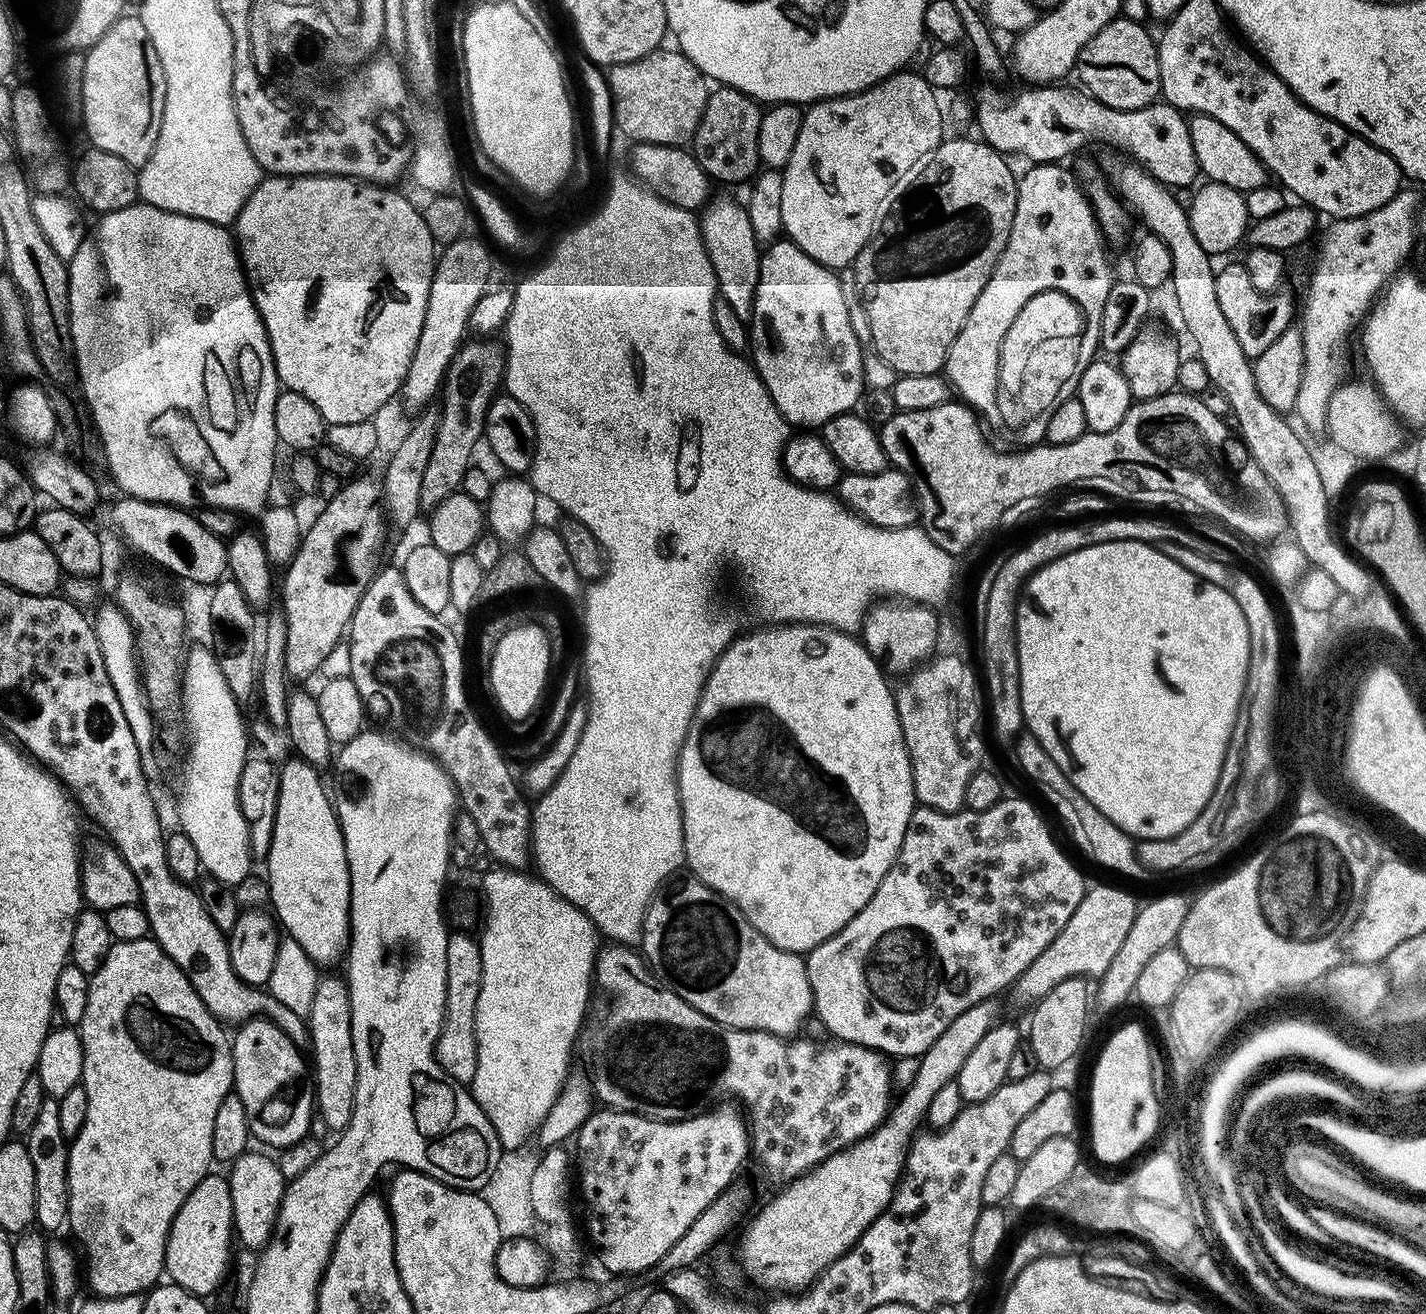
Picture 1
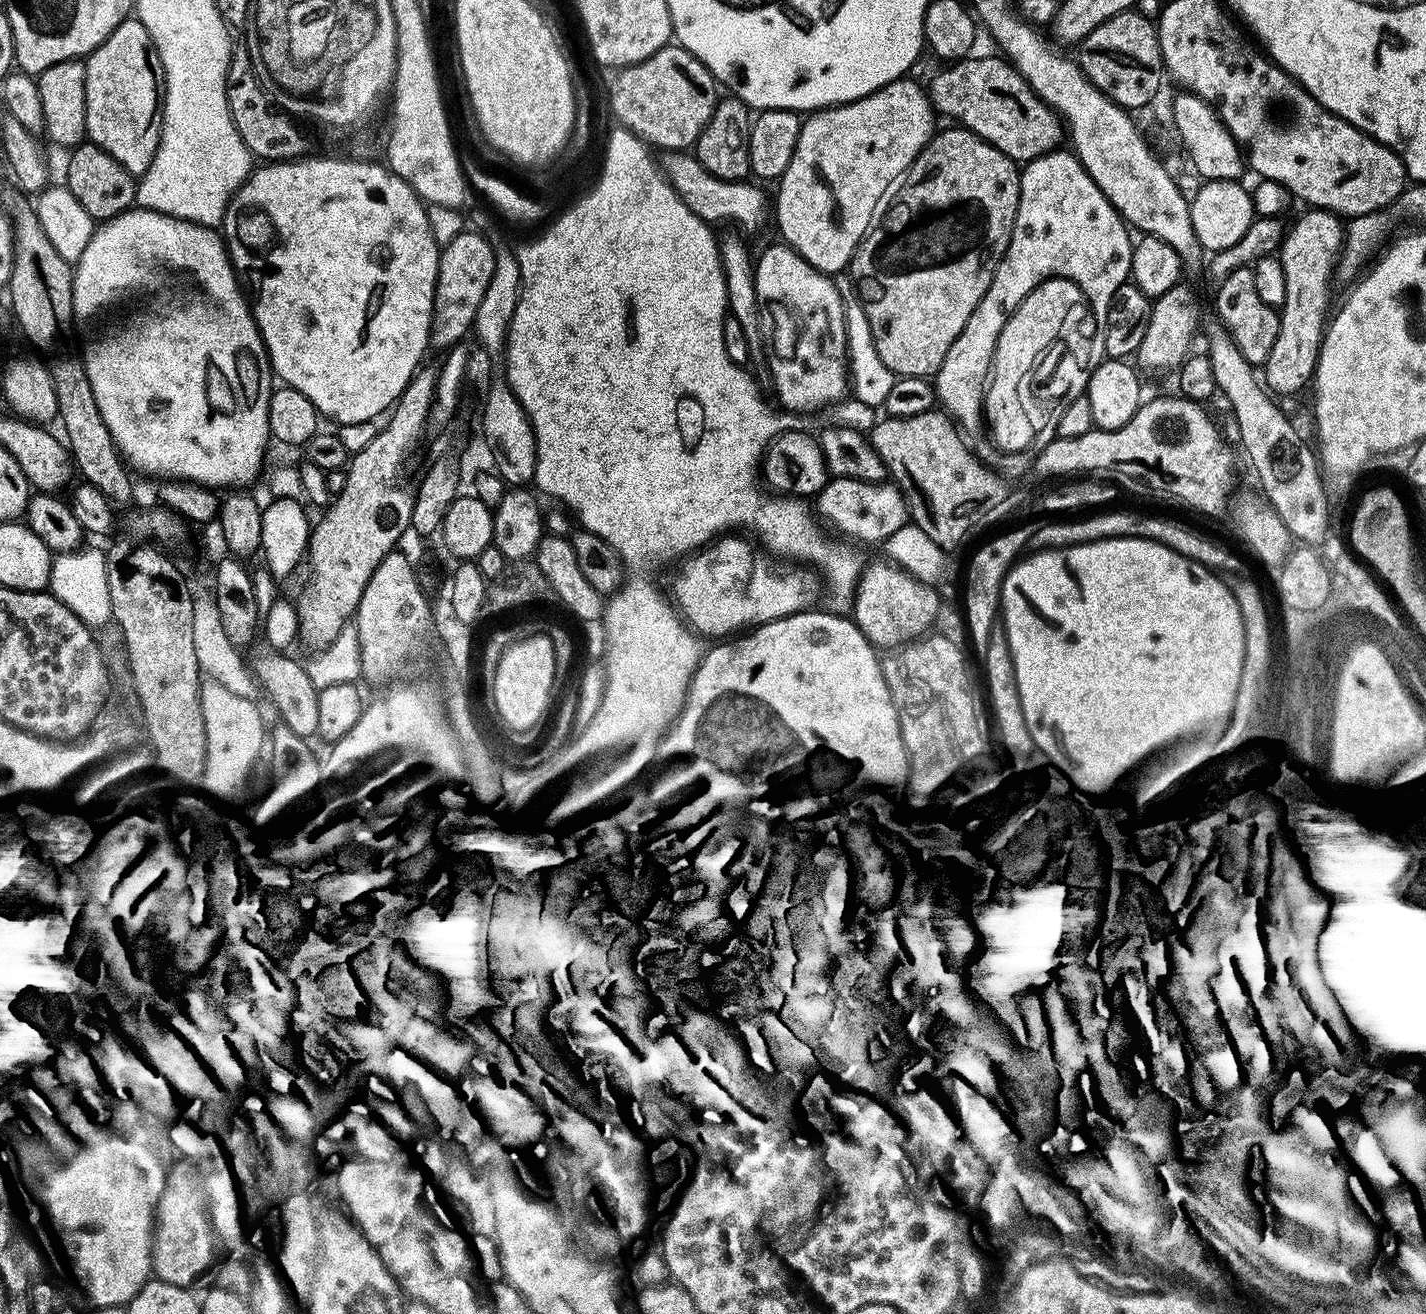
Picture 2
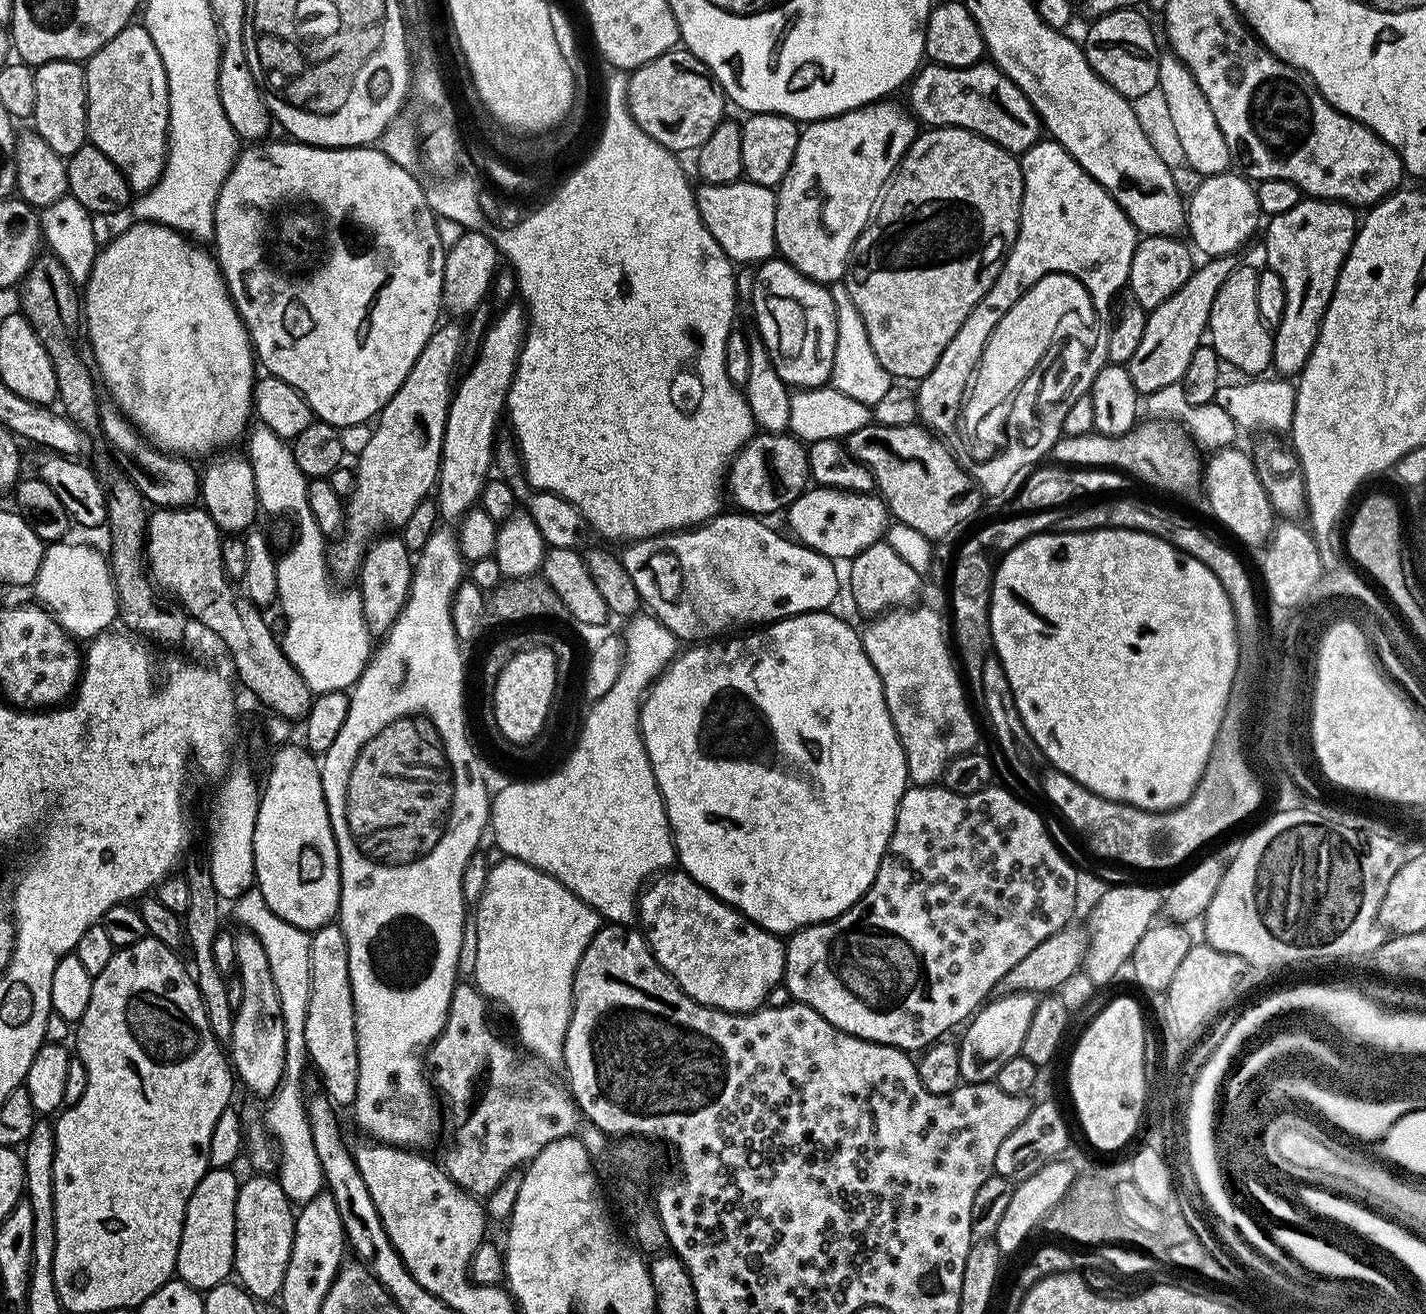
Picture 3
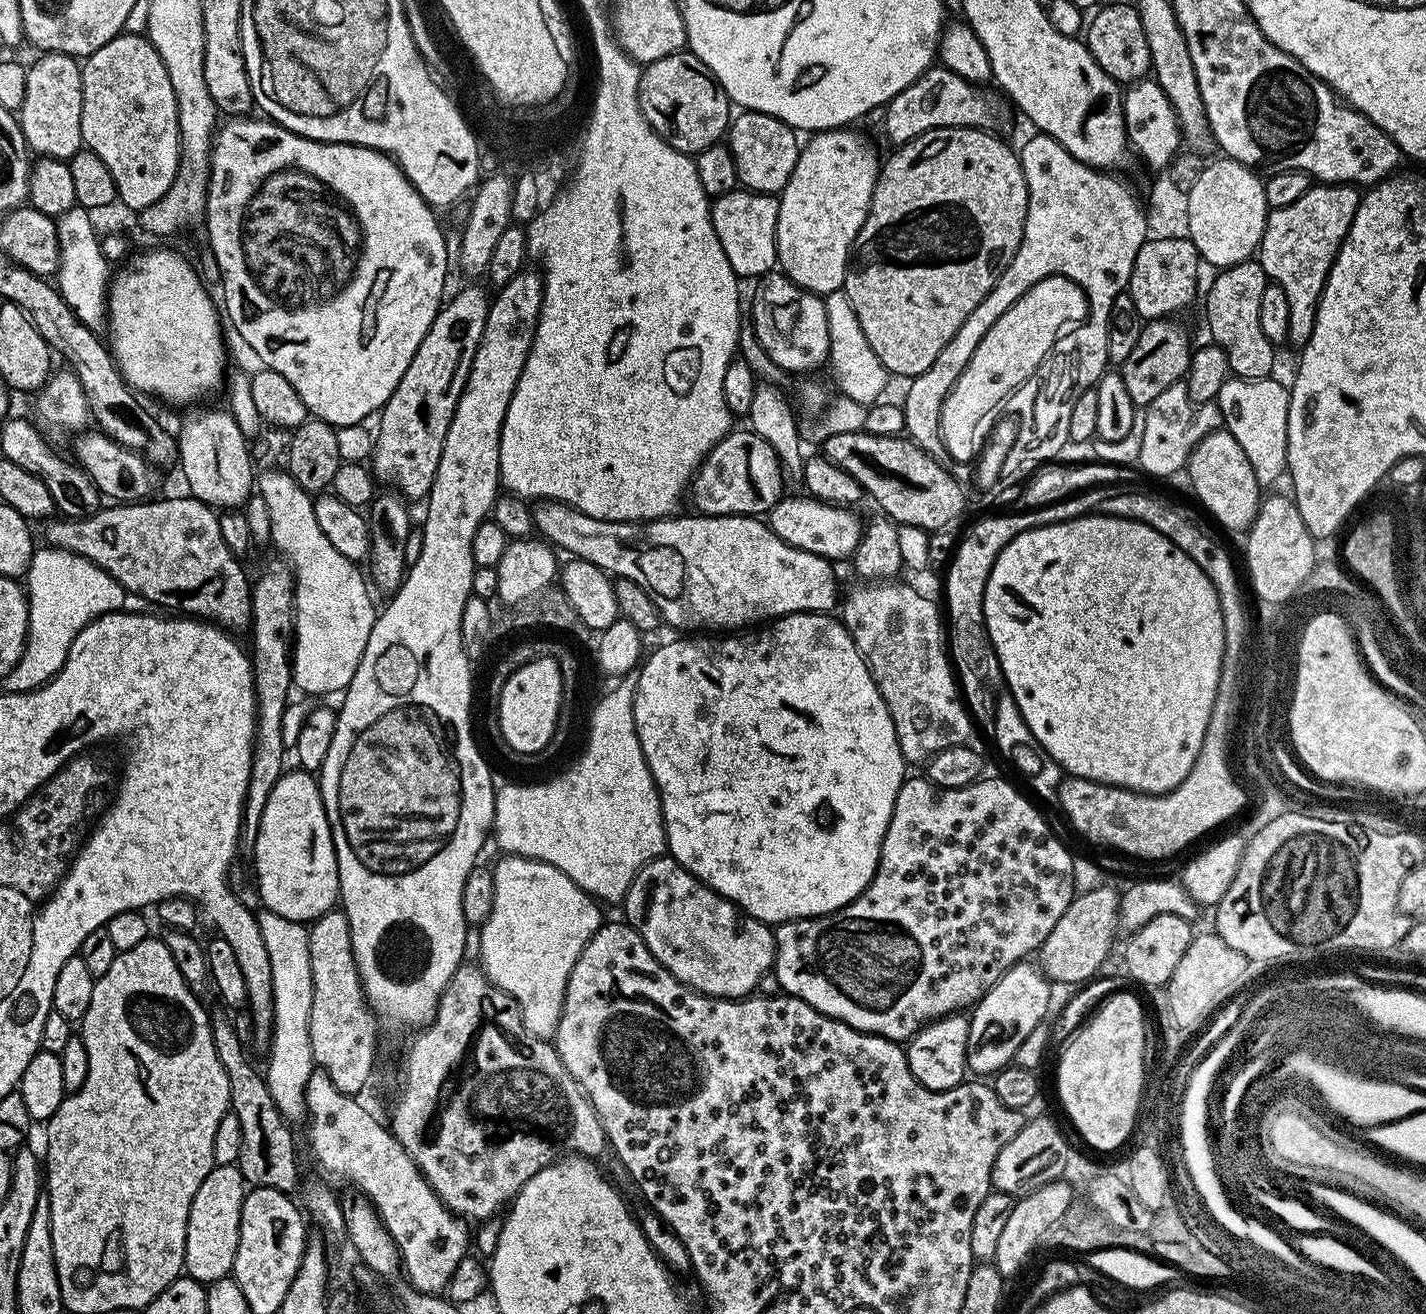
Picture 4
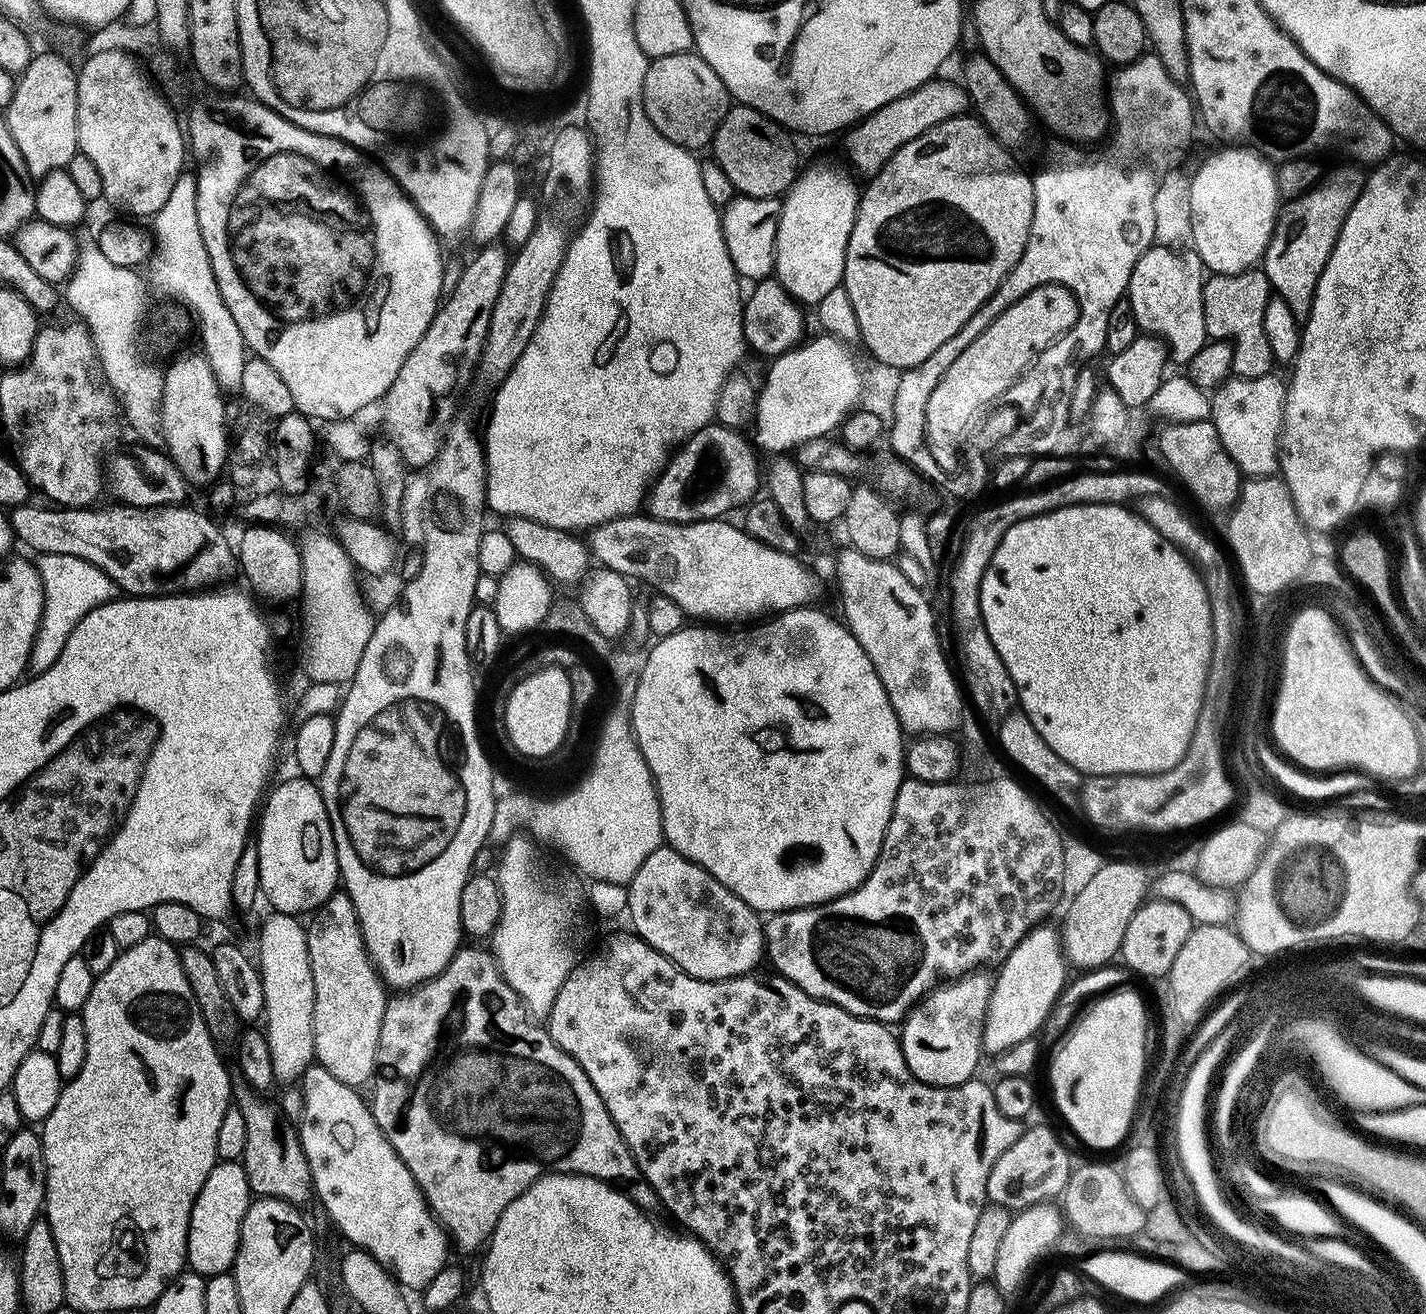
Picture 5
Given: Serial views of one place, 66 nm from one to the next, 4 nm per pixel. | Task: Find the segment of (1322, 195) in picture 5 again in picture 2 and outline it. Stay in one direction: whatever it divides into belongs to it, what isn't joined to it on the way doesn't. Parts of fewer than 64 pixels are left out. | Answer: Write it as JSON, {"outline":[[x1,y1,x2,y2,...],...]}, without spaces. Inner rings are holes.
{"outline":[[1323,208,1304,211,1308,212,1287,225,1278,253,1286,280,1286,298,1279,309,1280,329,1278,338,1274,338,1274,350,1270,350,1270,358,1262,365,1263,383,1277,397,1292,396,1311,385,1330,316,1328,299,1332,296,1332,276,1334,280,1340,253,1344,251,1345,221]]}

